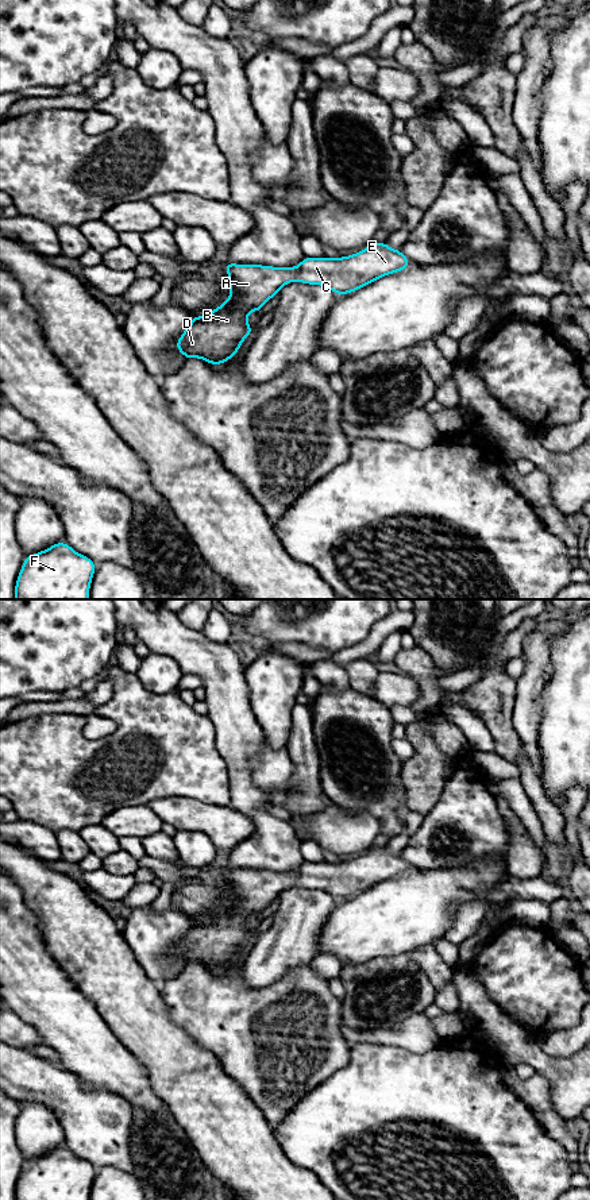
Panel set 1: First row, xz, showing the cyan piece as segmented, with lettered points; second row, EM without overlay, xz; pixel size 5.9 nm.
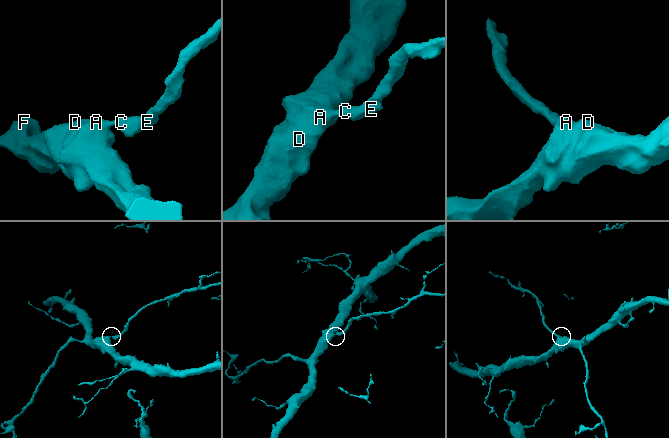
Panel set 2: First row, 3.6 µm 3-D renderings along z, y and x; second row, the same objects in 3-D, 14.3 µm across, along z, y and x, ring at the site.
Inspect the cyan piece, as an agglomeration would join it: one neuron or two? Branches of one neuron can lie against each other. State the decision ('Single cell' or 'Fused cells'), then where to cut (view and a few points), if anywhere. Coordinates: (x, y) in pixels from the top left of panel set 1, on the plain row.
Single cell. No split

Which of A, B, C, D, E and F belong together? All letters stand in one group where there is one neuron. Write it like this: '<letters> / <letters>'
A B C D E F

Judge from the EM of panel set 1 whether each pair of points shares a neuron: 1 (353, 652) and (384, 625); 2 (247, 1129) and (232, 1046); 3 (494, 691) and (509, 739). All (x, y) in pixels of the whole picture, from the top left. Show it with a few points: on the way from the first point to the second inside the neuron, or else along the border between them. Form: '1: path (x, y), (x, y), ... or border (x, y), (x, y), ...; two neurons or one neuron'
1: path (361, 651), (378, 633); one neuron
2: border (219, 1061), (223, 1071), (259, 1110); two neurons
3: path (494, 703), (501, 726); one neuron

